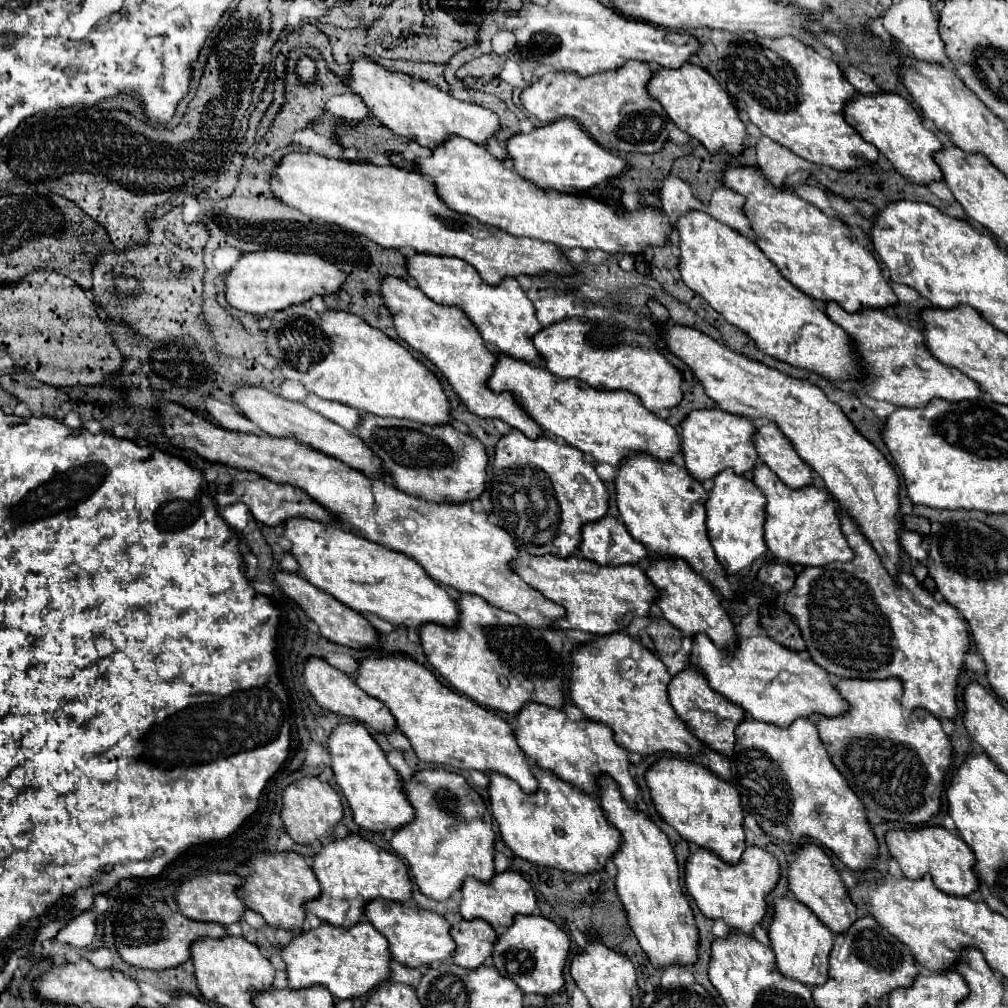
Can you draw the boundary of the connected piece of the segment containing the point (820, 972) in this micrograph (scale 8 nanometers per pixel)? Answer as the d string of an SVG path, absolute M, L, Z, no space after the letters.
M792 897L776 899L774 909L776 913L768 935L776 953L776 965L780 973L808 987L824 985L828 979L828 955L834 945L834 933L806 905Z

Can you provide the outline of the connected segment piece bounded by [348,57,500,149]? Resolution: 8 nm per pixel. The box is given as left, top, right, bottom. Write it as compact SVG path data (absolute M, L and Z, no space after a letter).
M364 57L354 61L348 87L364 99L364 103L372 109L372 115L378 117L390 131L428 149L436 149L452 135L466 137L476 145L488 145L488 141L494 139L500 129L500 119L490 109L454 99L438 87L426 85L424 81L418 81L406 73L386 71L378 63Z

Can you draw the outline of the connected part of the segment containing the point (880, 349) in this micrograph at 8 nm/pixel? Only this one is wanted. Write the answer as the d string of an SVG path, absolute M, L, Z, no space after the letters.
M828 303L826 313L856 341L856 349L866 371L860 389L868 397L888 401L898 407L924 407L936 397L946 401L966 401L980 397L980 385L958 369L940 365L930 355L924 333L914 329L912 325L874 309L846 313L838 303Z

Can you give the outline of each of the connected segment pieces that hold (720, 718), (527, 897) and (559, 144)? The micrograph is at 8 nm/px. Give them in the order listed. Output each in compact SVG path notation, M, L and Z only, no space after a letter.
M686 667L684 671L676 673L672 677L672 681L668 683L668 695L670 695L670 705L674 707L674 711L678 713L678 717L688 725L688 729L702 739L704 745L708 745L710 749L730 757L734 751L734 729L738 727L738 723L746 717L744 709L734 705L732 701L728 701L726 697L722 697L720 693L716 693L708 681L702 677L702 673L694 667Z
M514 871L498 873L498 875L494 875L492 883L480 883L474 877L468 877L462 885L462 903L460 903L462 919L466 919L466 921L484 919L498 933L504 933L514 923L516 915L532 915L534 909L536 909L534 889L520 873L514 873Z
M558 119L558 121L550 123L550 125L536 127L534 131L530 131L526 135L524 133L514 135L508 141L508 153L514 159L514 171L518 175L522 175L528 181L534 181L538 187L556 189L560 193L576 193L576 191L596 187L596 185L612 179L612 177L618 177L618 175L622 175L624 171L630 169L630 165L626 161L622 161L620 157L608 153L602 145L598 145L574 119Z

